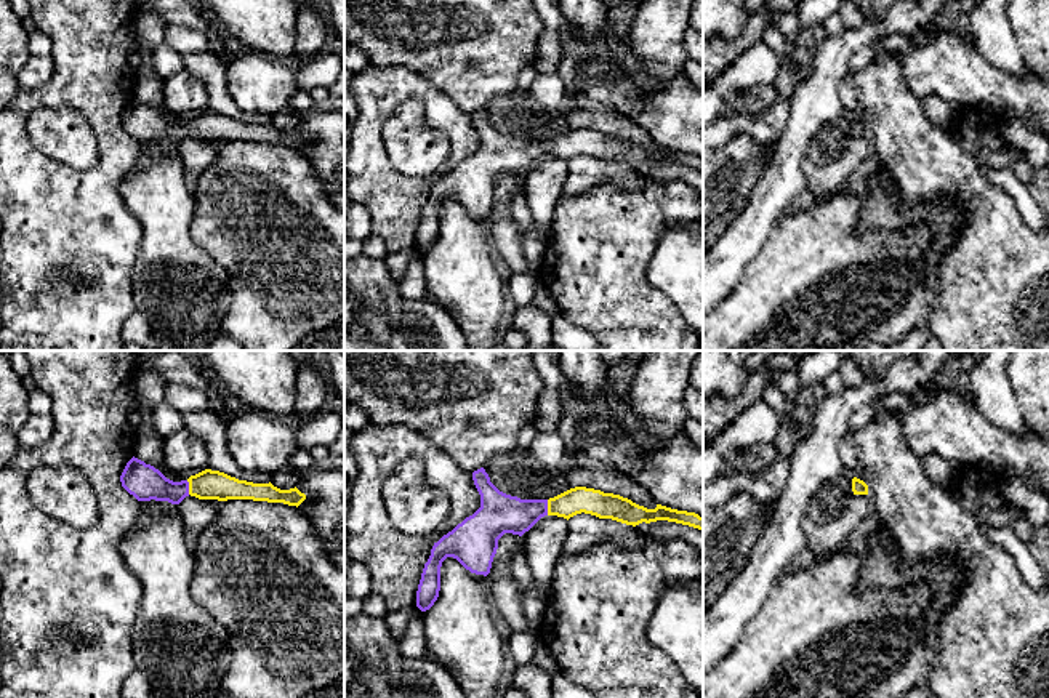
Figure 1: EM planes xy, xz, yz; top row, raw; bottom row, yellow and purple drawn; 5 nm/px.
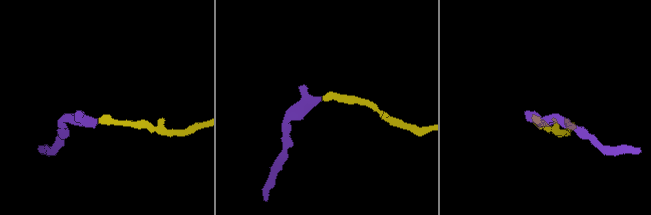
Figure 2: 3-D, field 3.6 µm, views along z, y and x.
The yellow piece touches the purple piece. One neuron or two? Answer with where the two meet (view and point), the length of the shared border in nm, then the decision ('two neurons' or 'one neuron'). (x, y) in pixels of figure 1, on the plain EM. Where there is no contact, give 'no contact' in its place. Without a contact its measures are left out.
xz (548, 149) | 80 nm | one neuron

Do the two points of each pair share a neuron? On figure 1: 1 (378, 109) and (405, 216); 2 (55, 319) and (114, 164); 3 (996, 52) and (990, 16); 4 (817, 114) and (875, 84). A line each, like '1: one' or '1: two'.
1: one
2: one
3: one
4: two

